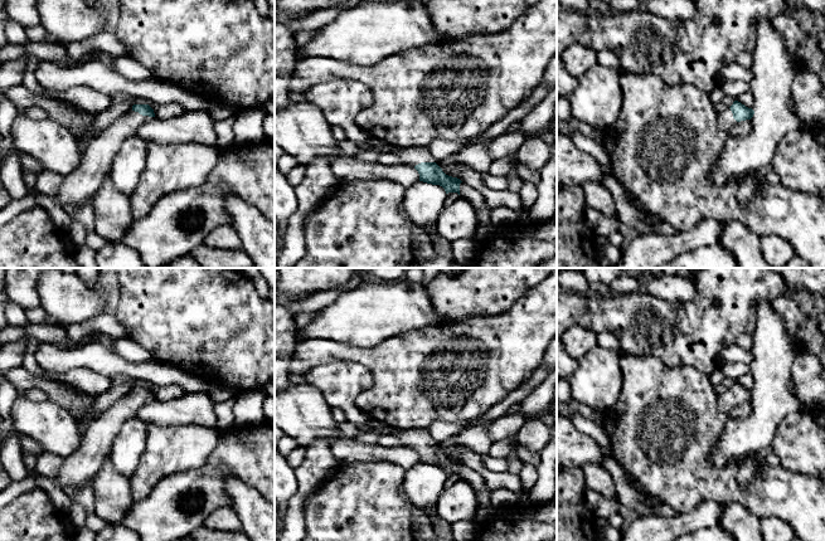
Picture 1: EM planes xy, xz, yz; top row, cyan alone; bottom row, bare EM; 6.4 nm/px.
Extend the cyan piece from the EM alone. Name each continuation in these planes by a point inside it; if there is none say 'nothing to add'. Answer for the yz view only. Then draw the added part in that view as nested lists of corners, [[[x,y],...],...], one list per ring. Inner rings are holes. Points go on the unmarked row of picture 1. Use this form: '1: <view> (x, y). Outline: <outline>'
1: yz (726, 403). Outline: [[[727,390],[723,395],[718,396],[718,406],[719,410],[728,416],[728,414],[732,411],[732,409],[737,405],[737,403],[733,400],[733,395],[731,390]]]

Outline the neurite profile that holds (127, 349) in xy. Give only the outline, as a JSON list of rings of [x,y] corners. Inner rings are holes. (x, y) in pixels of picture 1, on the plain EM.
[[[113,338],[112,349],[128,362],[144,362],[152,359],[151,354],[132,338]]]

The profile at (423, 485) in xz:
[[[418,463],[406,469],[403,486],[411,503],[427,512],[435,532],[453,541],[452,523],[440,517],[436,511],[445,481],[446,473],[442,468]]]

